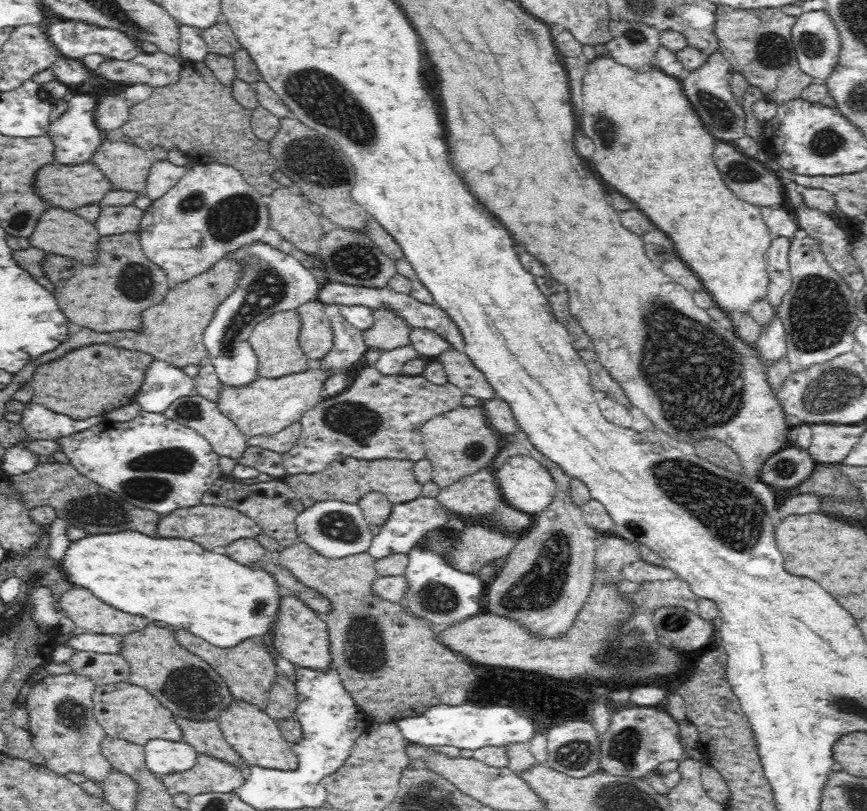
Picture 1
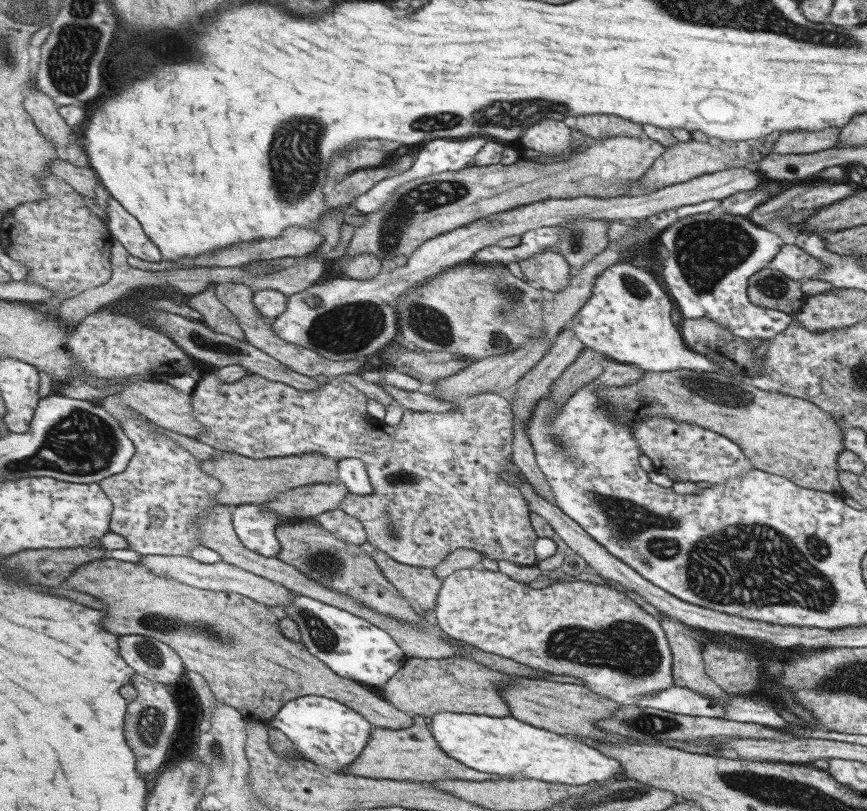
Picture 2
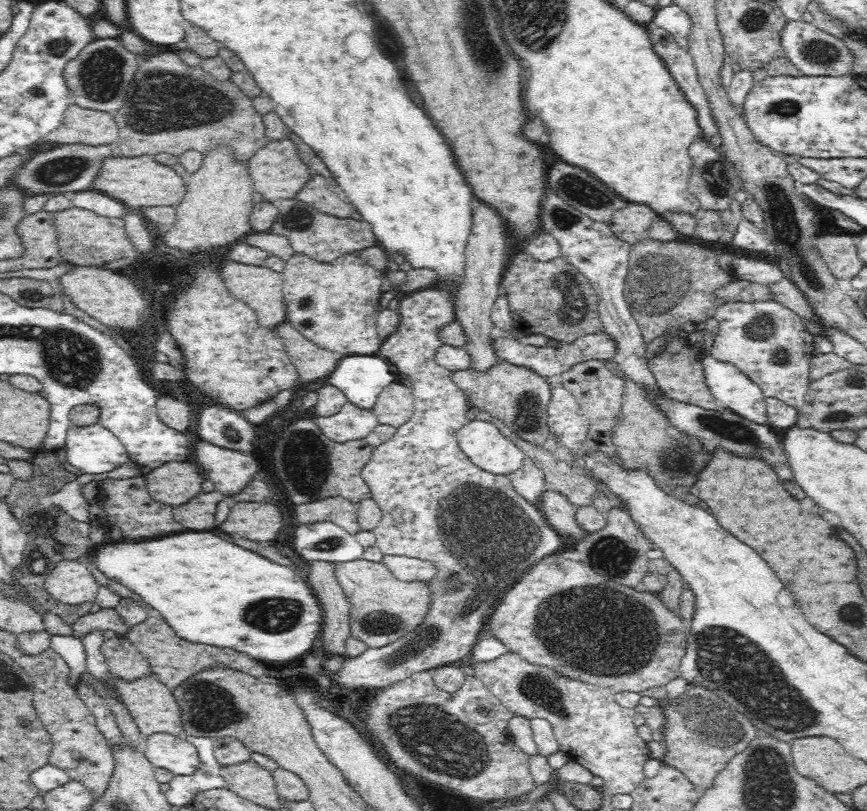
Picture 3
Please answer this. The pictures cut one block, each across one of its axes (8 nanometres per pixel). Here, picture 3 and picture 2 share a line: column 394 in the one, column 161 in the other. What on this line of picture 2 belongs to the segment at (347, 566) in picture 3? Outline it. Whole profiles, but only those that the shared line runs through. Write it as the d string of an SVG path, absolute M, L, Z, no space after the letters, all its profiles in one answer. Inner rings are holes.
M111 558L95 560L81 566L69 578L69 586L101 598L109 606L111 616L103 620L107 632L113 632L117 636L151 636L173 646L183 656L187 670L201 674L209 684L213 696L223 704L245 712L245 718L249 722L265 724L273 720L289 702L317 696L345 702L347 706L363 714L363 718L369 720L373 728L407 730L409 726L413 726L413 716L401 712L391 702L373 696L369 690L361 688L361 684L339 676L327 666L327 662L311 654L311 650L303 642L293 642L285 634L281 634L277 620L271 620L275 616L271 616L269 606L259 604L249 596L193 588L187 584L179 584L177 580L157 578L153 570L145 568L143 564L119 562ZM115 612L121 616L113 616ZM133 614L167 616L179 626L167 632L151 630L149 634L147 624L133 618ZM273 630L277 630L279 642L273 640Z

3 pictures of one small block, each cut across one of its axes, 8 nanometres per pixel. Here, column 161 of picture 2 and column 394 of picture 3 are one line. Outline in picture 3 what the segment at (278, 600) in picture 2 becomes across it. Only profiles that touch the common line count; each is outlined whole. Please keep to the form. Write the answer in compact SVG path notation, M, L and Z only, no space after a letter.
M384 556L382 564L392 570L394 578L398 580L430 580L436 576L438 566L426 560L416 560L408 556Z

